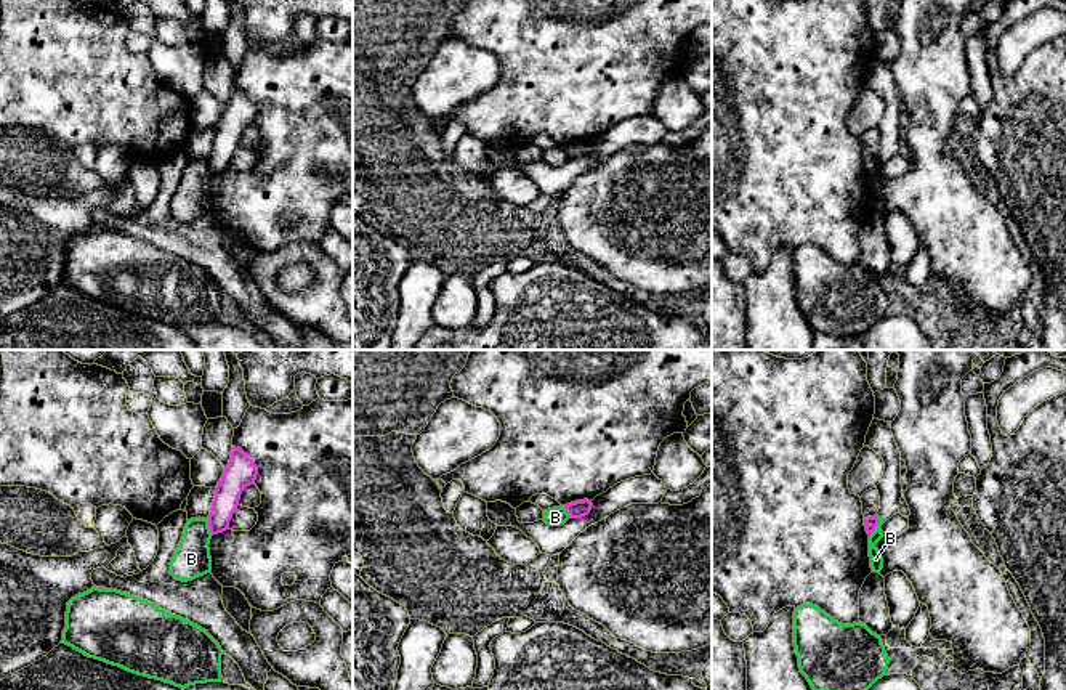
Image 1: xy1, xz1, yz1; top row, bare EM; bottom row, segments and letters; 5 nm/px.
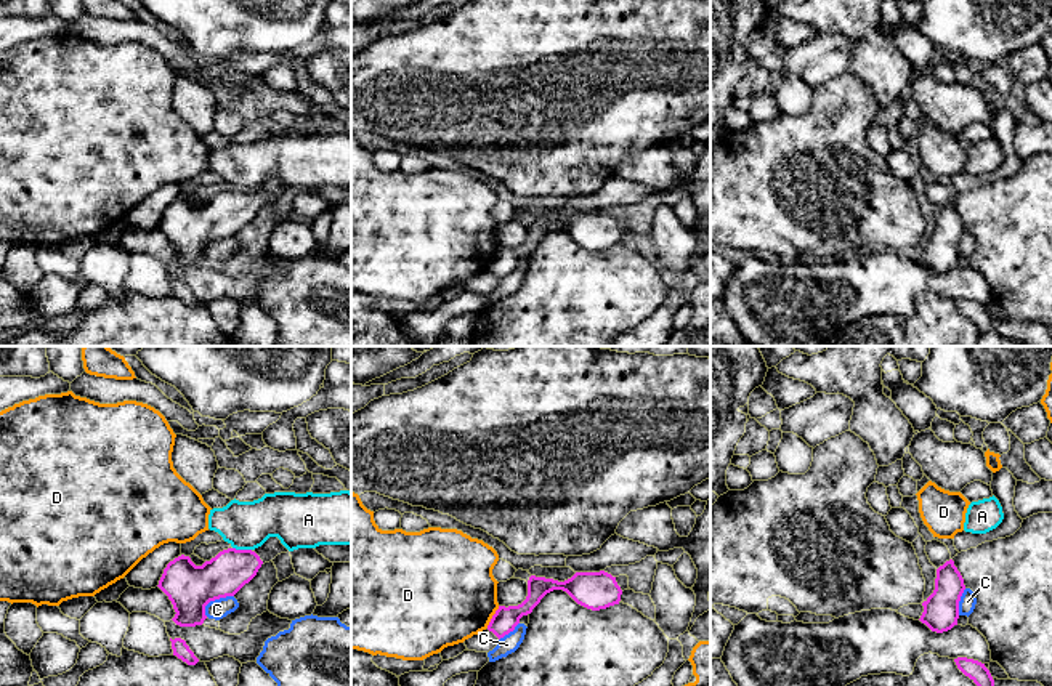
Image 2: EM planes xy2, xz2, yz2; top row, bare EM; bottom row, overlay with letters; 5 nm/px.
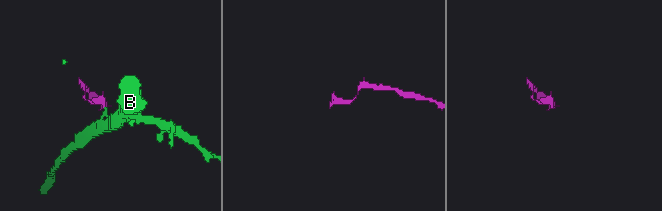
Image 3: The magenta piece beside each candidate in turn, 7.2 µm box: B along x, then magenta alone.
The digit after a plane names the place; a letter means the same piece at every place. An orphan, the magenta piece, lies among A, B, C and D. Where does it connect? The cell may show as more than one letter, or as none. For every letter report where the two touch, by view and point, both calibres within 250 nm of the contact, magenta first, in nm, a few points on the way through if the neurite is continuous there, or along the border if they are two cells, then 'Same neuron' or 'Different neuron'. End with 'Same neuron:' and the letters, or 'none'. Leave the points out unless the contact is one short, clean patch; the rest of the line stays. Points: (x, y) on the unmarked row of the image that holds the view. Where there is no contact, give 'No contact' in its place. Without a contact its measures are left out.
A: Touches magenta at xy2 (242, 191). Thickness 220 nm (magenta) against 240 nm. Different neuron
B: Touches magenta at yz1 (876, 167). Thickness 70 nm (magenta) against 60 nm. Boundary: yz1 (879, 158), (879, 164), (869, 177). Different neuron
C: Touches magenta at xy2 (215, 239). Thickness 240 nm (magenta) against 100 nm. Different neuron
D: Touches magenta at xz2 (493, 258). Thickness 120 nm (magenta) against 480 nm. Different neuron
Same neuron: none

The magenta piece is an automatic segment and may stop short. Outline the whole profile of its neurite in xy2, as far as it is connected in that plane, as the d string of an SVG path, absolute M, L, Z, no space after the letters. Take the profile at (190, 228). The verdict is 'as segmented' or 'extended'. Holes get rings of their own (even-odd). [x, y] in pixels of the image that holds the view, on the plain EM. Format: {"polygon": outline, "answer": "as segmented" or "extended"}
{"polygon": "M269 178L255 191L223 191L202 207L181 196L167 205L157 228L172 242L176 266L202 266L210 242L234 237L265 204L287 192L277 178Z", "answer": "extended"}

